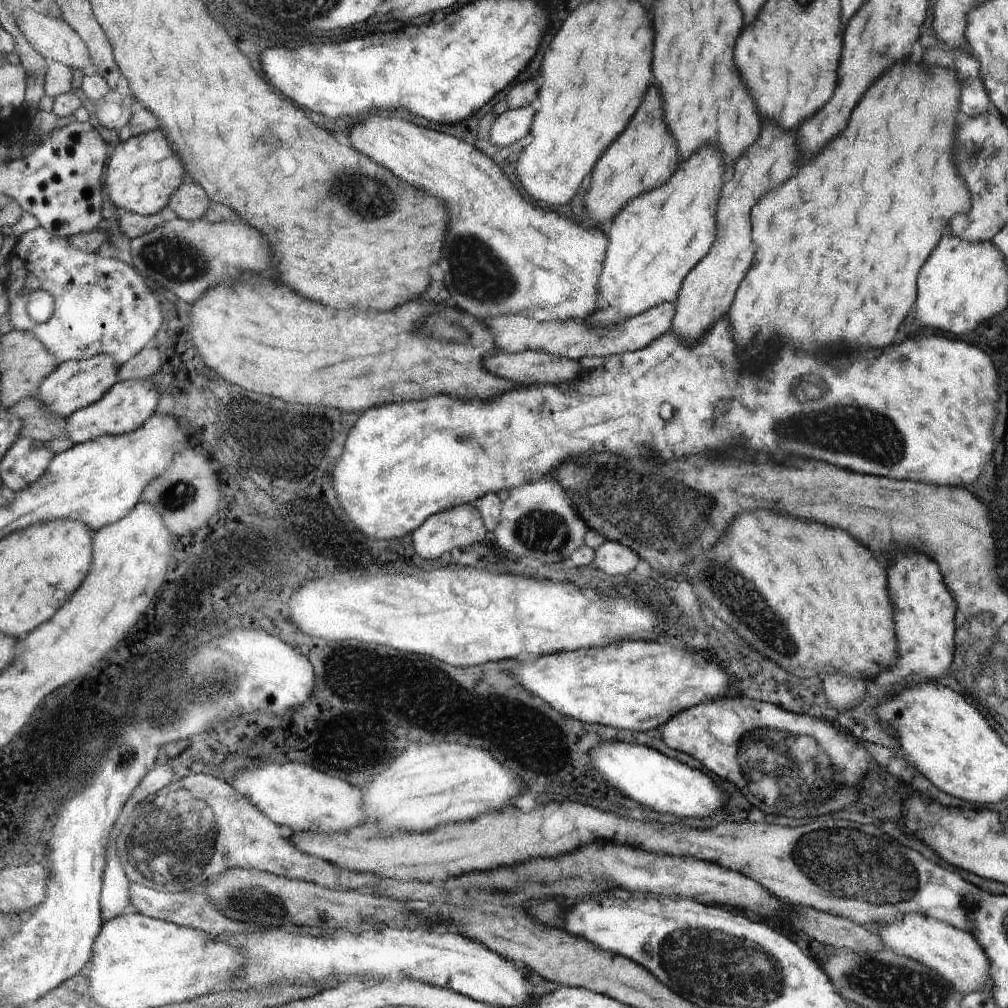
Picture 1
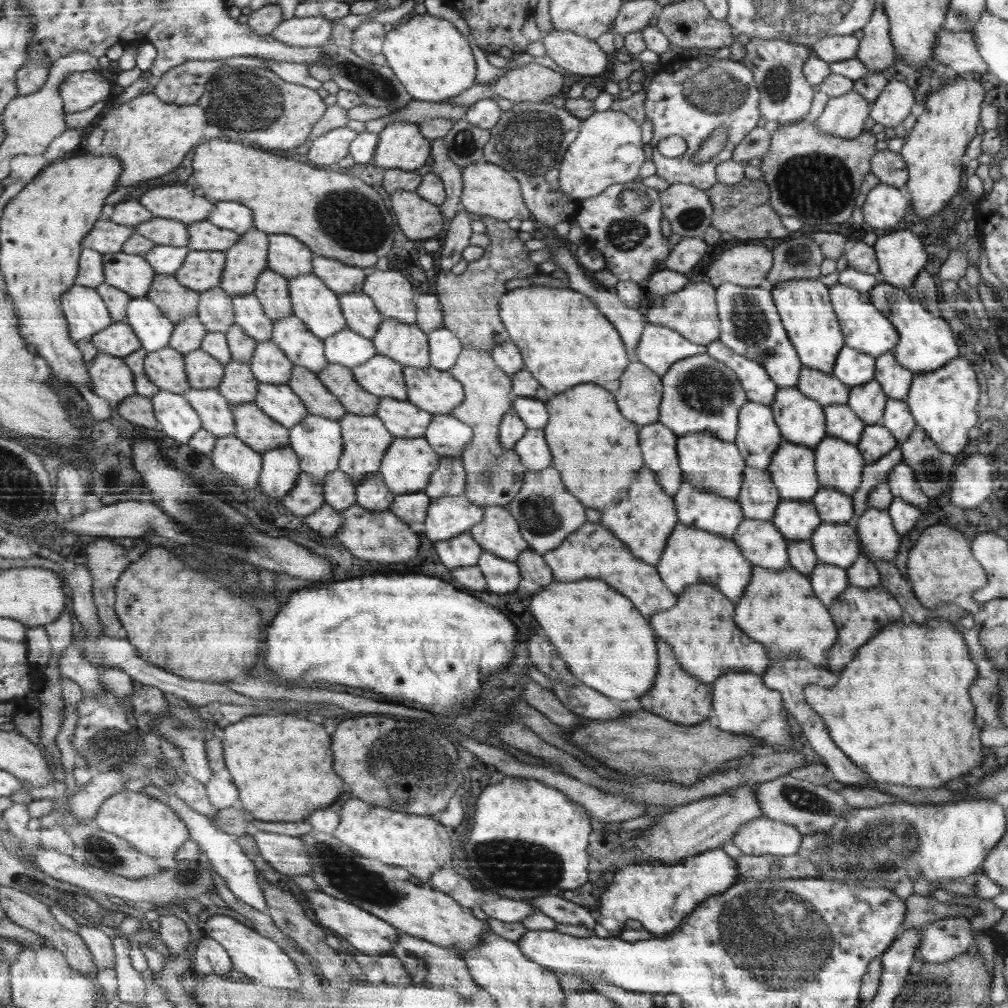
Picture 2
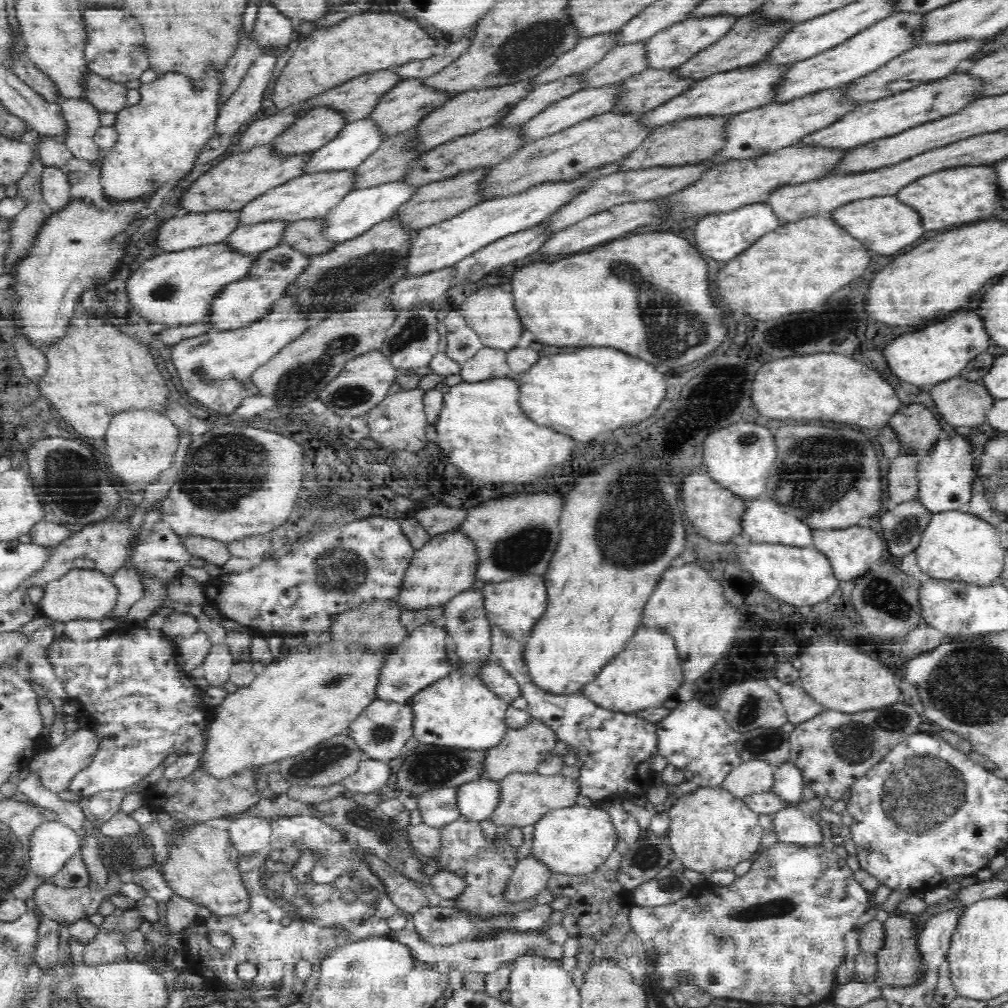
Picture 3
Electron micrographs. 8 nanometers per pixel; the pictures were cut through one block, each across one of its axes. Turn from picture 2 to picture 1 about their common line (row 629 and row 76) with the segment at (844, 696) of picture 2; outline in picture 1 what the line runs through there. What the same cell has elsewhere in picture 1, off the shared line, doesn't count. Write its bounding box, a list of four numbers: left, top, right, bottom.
[728,60,970,372]

